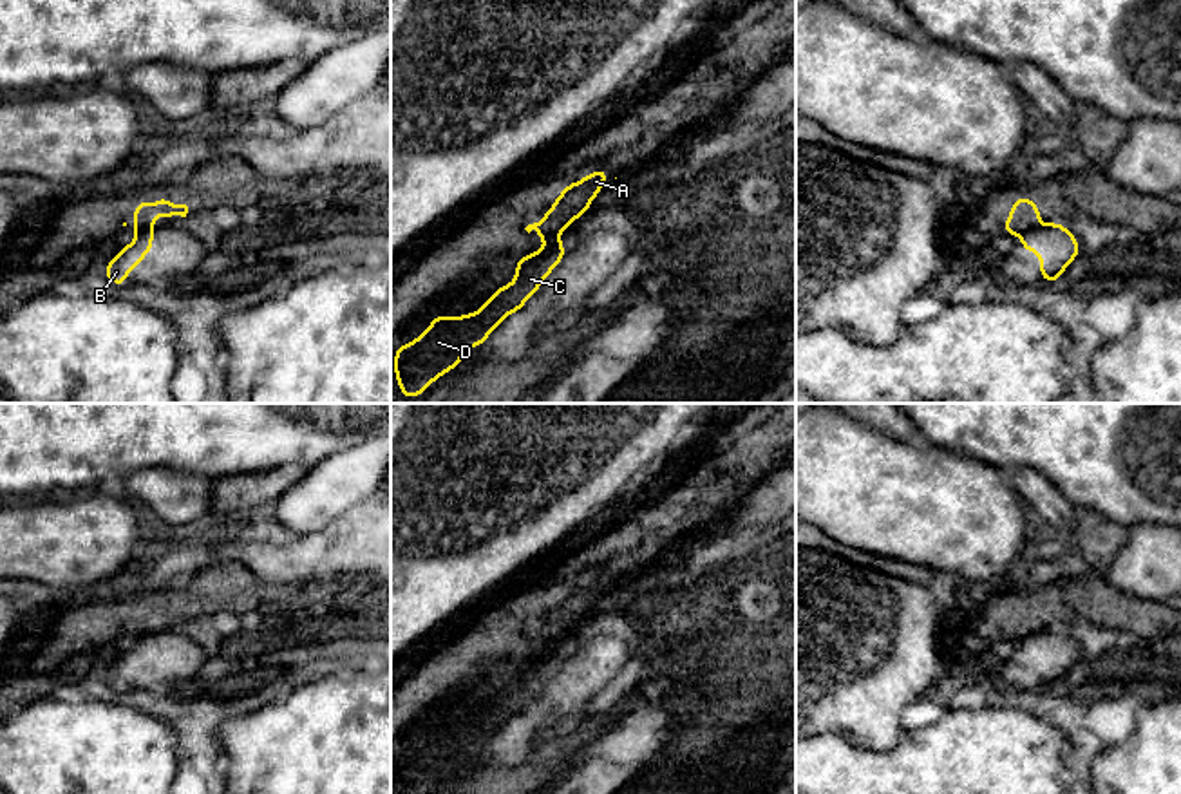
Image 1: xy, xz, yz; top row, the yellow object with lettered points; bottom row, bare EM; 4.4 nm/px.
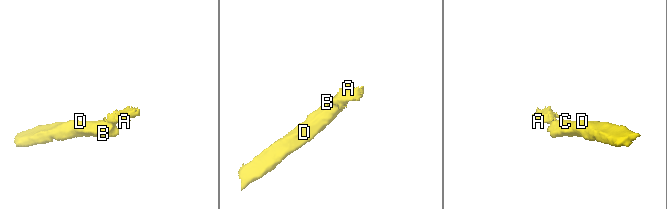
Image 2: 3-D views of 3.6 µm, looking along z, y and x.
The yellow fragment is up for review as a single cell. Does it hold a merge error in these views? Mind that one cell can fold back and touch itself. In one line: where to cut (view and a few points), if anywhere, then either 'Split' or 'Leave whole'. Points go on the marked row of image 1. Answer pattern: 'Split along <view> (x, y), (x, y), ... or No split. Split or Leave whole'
Split along xy (152, 226), (140, 232). Split

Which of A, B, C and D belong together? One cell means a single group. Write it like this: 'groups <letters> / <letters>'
groups A / B C D

